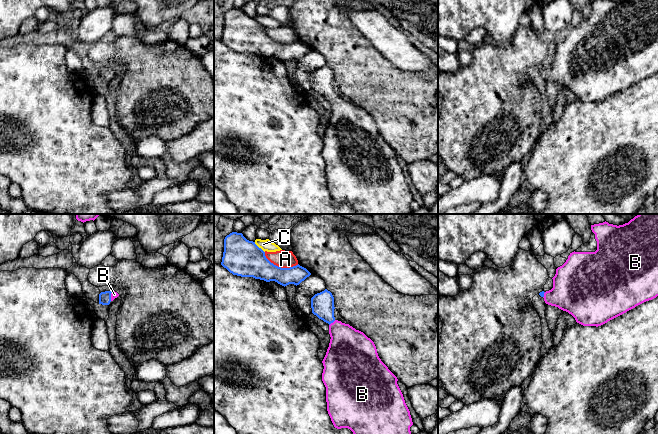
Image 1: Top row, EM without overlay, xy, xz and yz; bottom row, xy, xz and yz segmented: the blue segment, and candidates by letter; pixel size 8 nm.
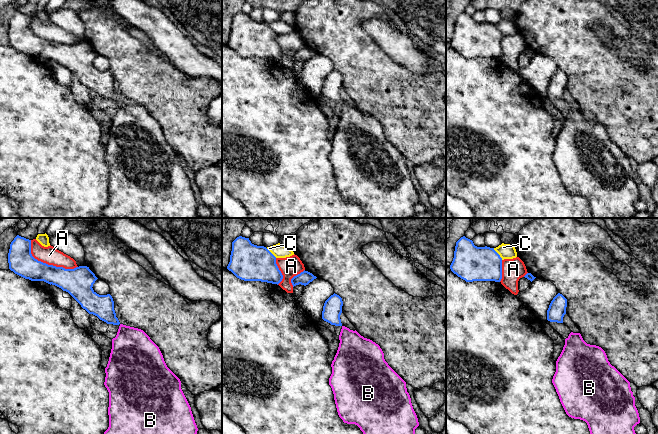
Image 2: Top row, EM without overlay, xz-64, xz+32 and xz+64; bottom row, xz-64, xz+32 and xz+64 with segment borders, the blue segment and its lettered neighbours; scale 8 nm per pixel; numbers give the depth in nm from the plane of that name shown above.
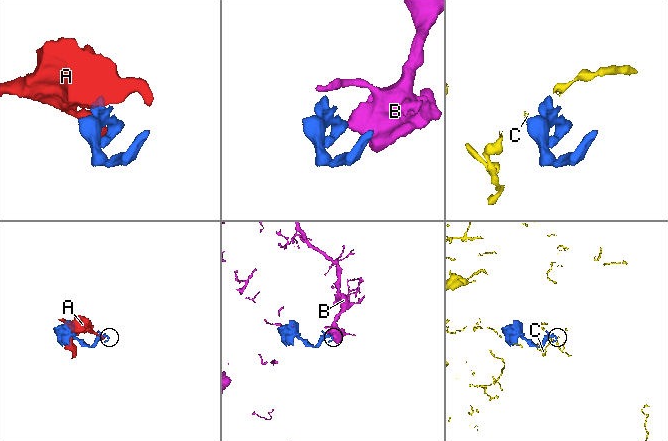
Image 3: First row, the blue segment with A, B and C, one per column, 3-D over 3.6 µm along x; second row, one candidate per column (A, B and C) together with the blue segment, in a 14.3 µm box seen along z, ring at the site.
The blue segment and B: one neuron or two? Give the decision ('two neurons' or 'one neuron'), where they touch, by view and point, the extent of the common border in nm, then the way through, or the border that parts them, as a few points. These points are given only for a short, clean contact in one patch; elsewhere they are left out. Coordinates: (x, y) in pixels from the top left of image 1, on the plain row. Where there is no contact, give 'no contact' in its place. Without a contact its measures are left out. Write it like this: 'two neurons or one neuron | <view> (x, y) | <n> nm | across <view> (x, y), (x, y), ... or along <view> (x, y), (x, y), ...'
one neuron | xz (332, 98) | 70 nm | across xz (322, 80), (332, 98), (344, 113), (349, 124)

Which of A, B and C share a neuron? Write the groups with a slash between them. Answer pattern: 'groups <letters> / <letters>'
groups A / B / C

